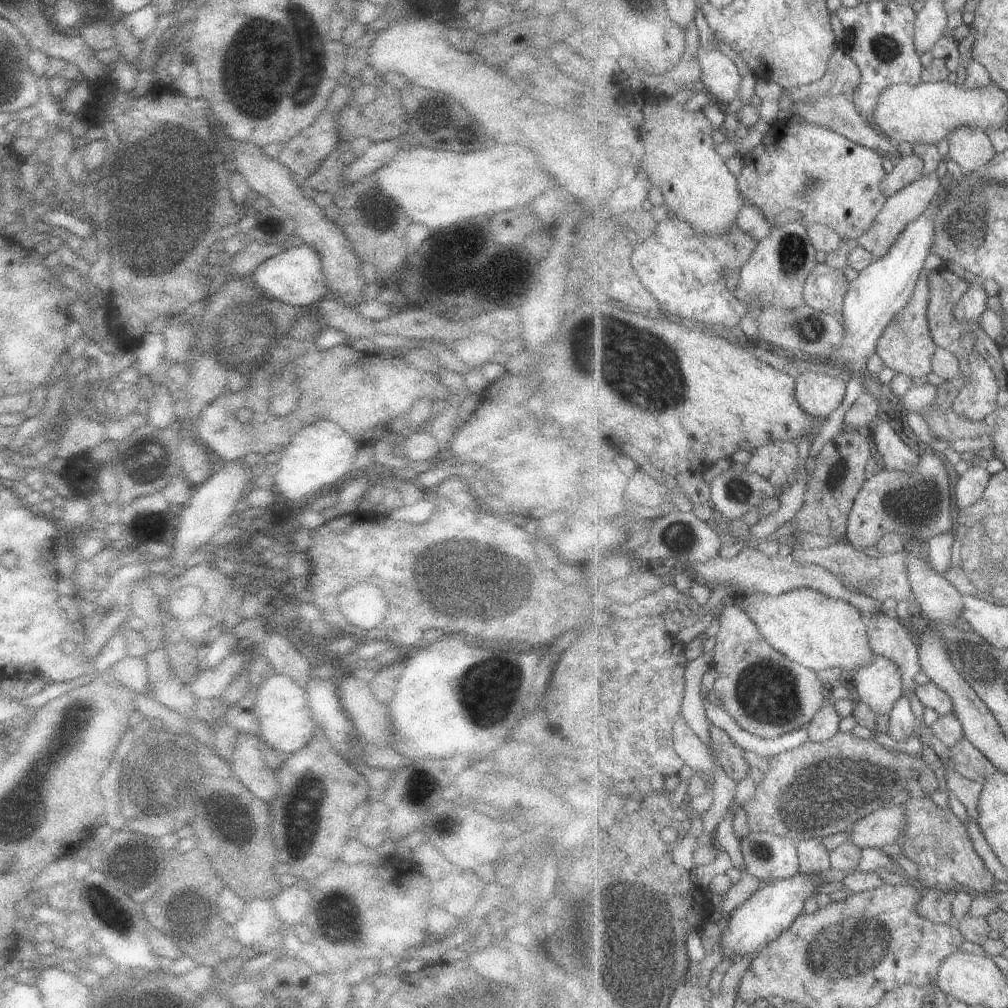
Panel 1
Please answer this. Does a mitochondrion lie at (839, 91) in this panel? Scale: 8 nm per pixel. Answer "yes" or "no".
no

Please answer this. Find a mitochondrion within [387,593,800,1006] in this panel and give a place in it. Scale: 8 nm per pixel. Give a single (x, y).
(754, 692)

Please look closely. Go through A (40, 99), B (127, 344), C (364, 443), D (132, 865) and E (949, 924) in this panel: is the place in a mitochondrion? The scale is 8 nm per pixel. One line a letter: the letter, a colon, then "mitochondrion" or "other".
A: other
B: other
C: other
D: mitochondrion
E: other

